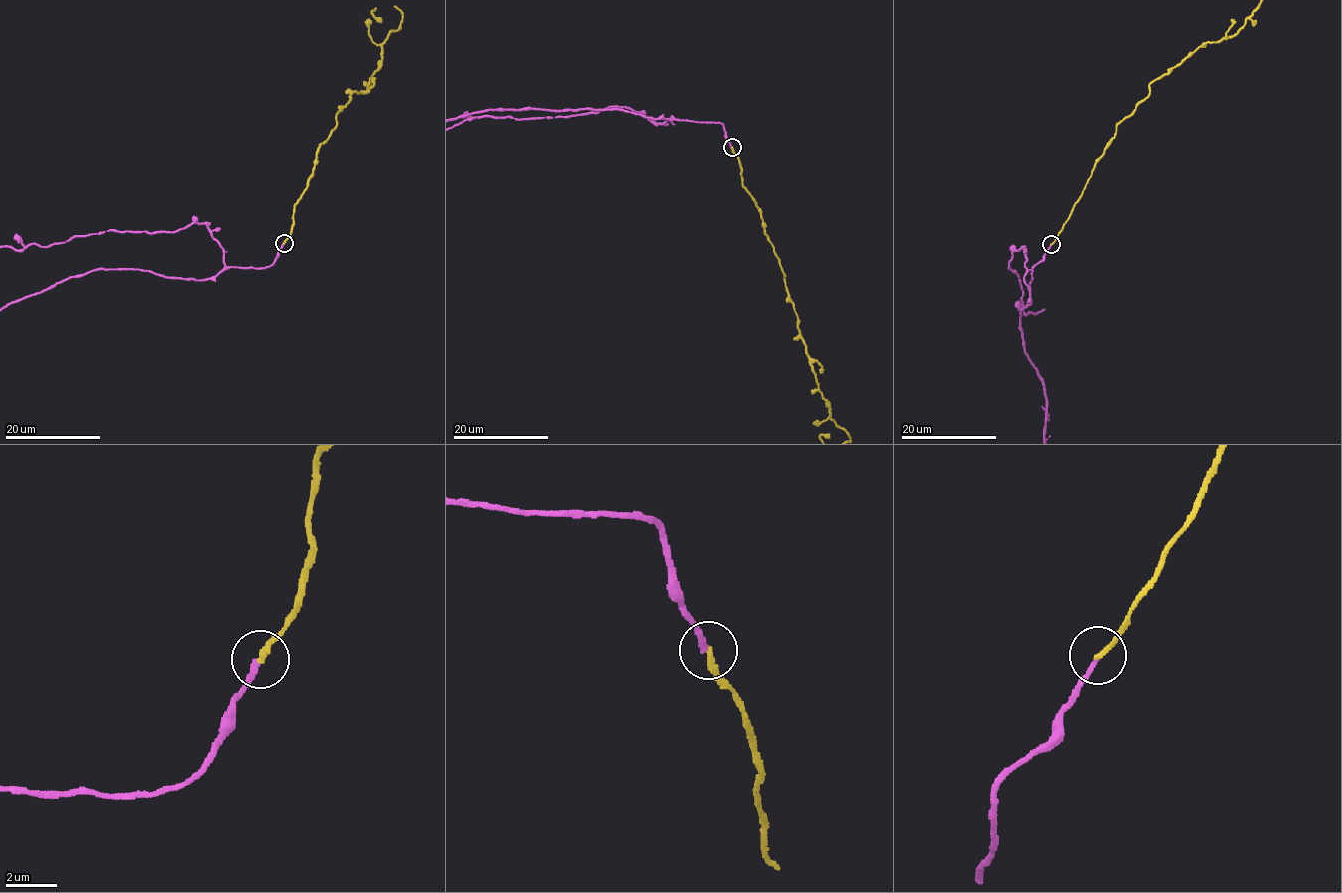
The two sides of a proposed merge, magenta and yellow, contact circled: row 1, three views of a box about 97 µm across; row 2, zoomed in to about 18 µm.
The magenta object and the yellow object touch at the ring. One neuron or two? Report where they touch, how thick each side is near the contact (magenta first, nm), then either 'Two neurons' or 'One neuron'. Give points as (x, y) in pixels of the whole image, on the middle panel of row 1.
Place: (732, 147). Thickness 190 nm (magenta) against 190 nm. Two neurons

